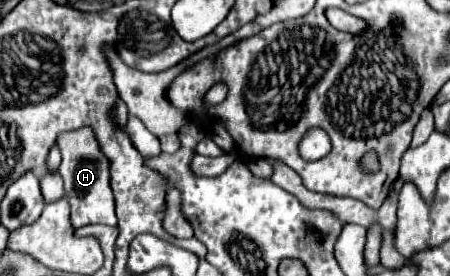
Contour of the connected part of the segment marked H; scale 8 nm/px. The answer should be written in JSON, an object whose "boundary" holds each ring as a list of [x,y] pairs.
{"boundary":[[[82,126],[78,130],[60,134],[58,146],[62,152],[62,164],[58,172],[64,178],[64,192],[72,206],[72,226],[74,228],[86,224],[116,226],[114,194],[110,190],[110,160],[106,158],[106,154],[102,154],[94,130],[90,130],[90,126]]]}

